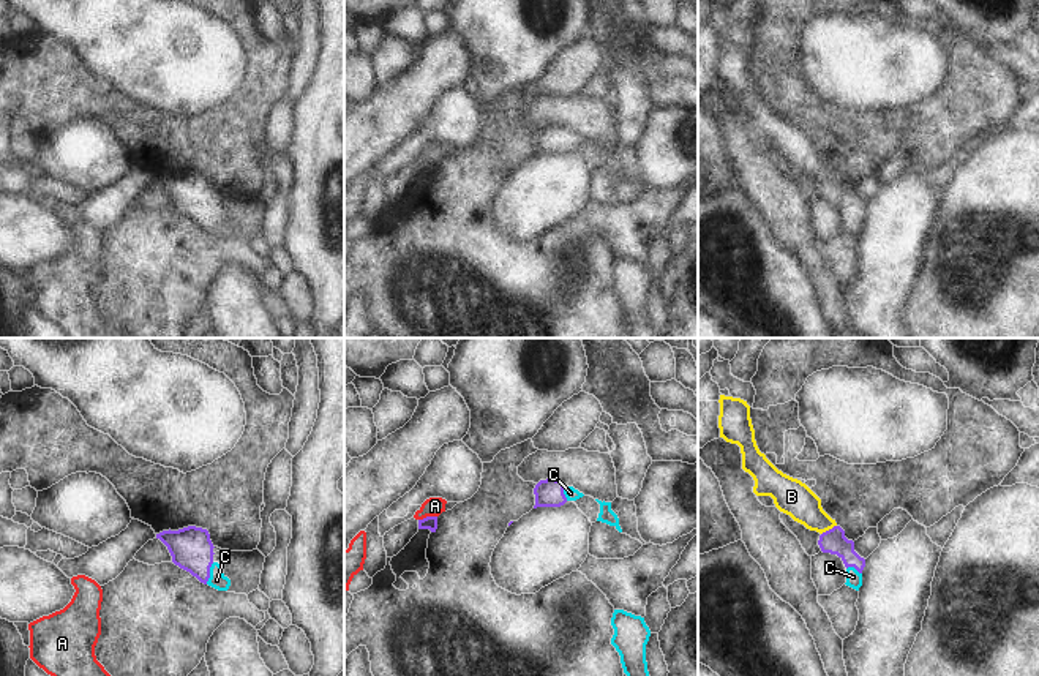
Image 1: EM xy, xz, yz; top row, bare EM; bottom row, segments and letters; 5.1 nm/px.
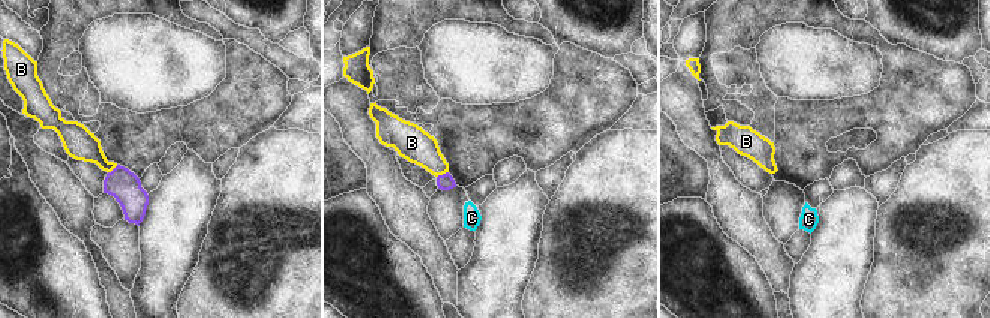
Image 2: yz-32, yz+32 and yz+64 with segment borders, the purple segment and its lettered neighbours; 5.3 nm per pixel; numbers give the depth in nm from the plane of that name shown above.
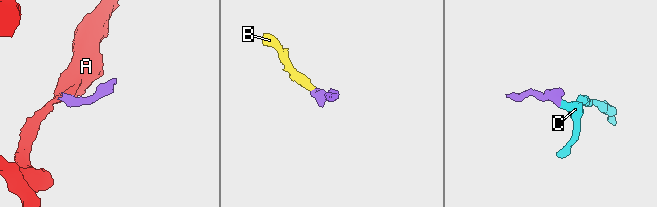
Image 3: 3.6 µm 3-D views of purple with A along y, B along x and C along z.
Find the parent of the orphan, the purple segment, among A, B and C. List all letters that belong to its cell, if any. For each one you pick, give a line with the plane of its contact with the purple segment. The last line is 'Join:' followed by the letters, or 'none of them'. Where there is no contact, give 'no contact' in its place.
B: meets purple in yz
C: meets purple in xy
Join: B, C

